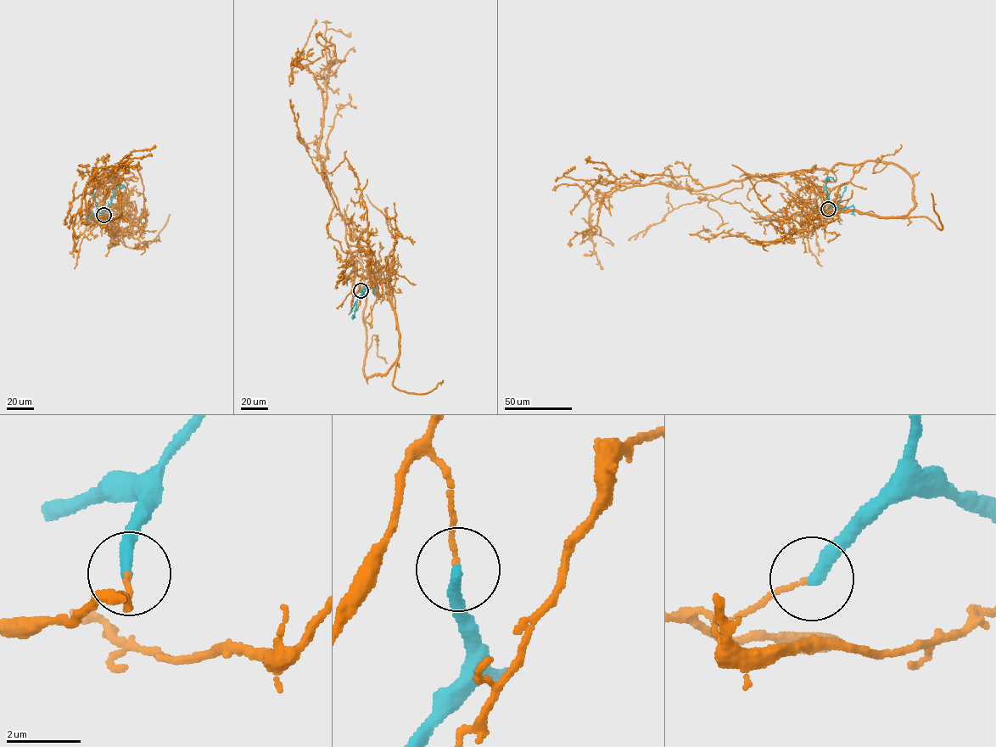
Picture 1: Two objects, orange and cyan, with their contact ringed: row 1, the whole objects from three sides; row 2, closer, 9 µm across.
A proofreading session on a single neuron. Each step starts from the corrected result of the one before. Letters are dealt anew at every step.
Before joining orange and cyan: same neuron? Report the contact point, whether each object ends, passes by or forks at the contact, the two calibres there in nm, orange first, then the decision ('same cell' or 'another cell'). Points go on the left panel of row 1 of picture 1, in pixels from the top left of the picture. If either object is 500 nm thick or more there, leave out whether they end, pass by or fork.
place (103, 215); orange ends; cyan ends; calibres 120 and 340 nm; another cell

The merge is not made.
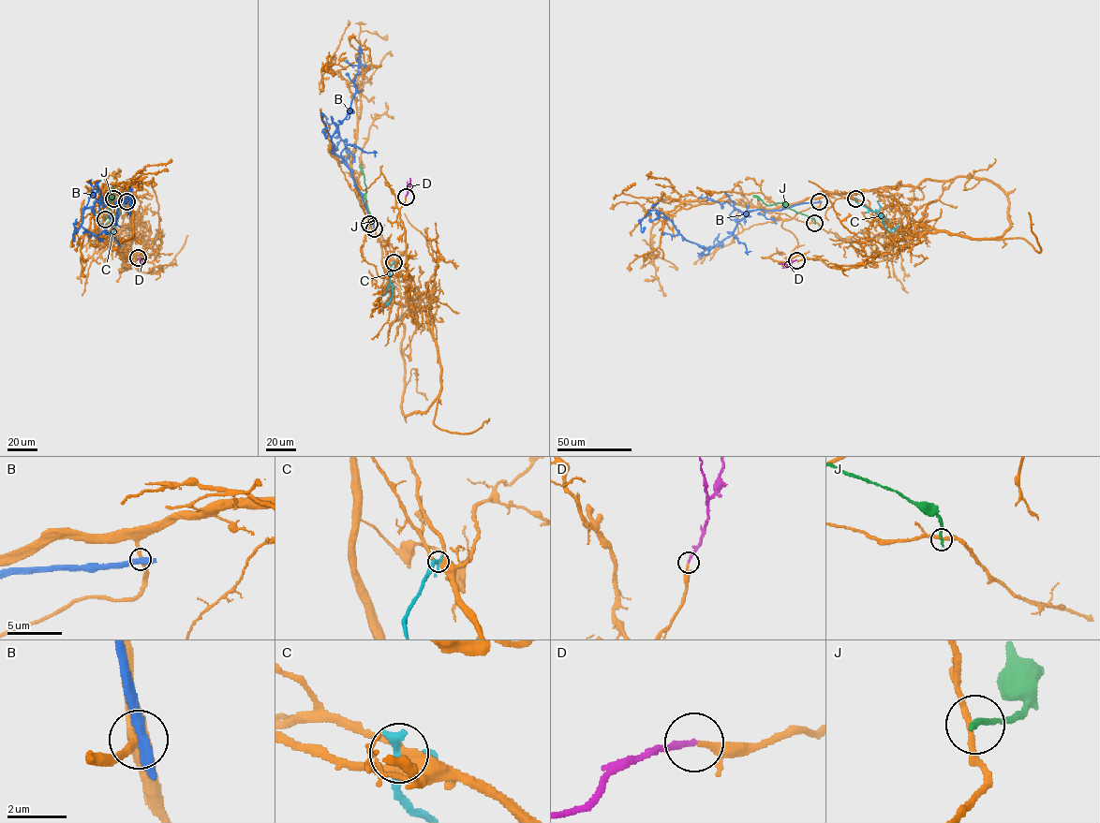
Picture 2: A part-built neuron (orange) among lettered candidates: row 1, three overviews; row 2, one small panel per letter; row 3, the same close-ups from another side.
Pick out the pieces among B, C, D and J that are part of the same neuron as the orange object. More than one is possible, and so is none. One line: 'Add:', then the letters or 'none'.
Add: D

